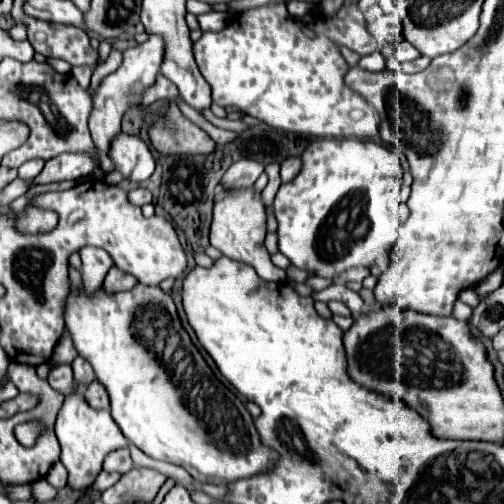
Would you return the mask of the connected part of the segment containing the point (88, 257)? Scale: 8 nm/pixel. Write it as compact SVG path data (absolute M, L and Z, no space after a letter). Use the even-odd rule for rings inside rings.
M86 246L80 250L82 258L82 282L88 292L94 292L96 288L102 286L108 270L112 268L112 258L106 250Z

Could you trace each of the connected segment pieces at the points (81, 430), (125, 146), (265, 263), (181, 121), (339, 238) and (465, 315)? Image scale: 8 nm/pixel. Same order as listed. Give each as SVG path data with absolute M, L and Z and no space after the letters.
M78 386L76 392L66 396L62 410L58 412L56 424L54 424L54 434L60 442L60 462L64 464L64 468L68 470L68 486L72 490L86 490L94 484L96 476L102 470L102 462L104 458L118 450L118 448L126 448L128 440L124 438L124 434L120 432L120 428L116 426L116 422L112 420L108 410L94 410L86 404L84 396L80 394Z
M120 132L114 142L110 142L110 160L114 160L116 170L136 184L148 180L156 166L150 148L140 138L124 132Z
M236 190L228 198L218 200L214 204L214 220L210 228L210 244L218 248L224 256L250 264L258 276L266 282L282 282L286 280L286 272L272 264L268 250L264 248L264 236L266 236L266 212L264 202L260 194L254 194L254 190Z
M168 102L168 108L154 118L148 134L152 146L162 156L210 154L216 148L216 142L204 130L192 124L180 112L176 102Z
M322 138L304 150L302 162L302 172L292 182L282 184L274 198L280 252L294 266L332 280L352 266L370 268L378 264L386 268L402 224L398 216L398 194L402 188L402 166L398 156L390 148L370 140Z
M456 300L454 302L454 318L456 320L464 320L464 322L468 322L470 320L472 314L472 308L468 306L468 304L464 304L464 302L460 302L460 300Z

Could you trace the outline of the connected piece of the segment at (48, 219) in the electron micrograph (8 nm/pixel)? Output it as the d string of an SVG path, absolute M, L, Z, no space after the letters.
M26 208L22 212L22 216L18 216L18 230L20 232L30 232L30 234L48 232L56 224L58 224L56 212L42 210L42 208Z

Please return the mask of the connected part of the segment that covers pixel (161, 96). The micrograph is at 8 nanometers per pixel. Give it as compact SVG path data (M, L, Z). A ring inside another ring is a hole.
M158 76L156 84L144 94L144 106L156 100L174 100L176 96L178 96L178 88L174 88L174 84L170 84L170 80L166 80L164 76Z

